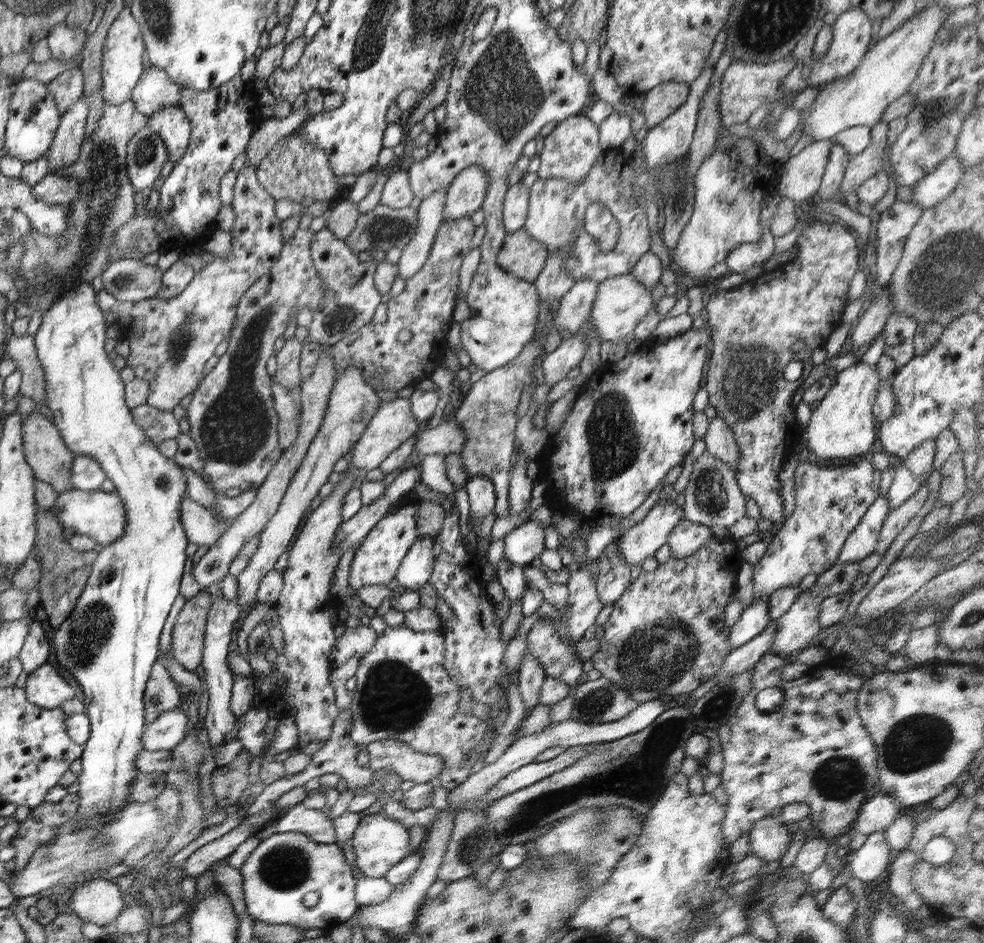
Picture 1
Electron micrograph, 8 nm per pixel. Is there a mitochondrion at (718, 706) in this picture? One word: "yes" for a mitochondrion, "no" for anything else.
yes

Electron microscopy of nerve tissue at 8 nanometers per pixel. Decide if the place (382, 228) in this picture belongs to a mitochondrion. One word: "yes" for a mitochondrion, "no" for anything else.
yes

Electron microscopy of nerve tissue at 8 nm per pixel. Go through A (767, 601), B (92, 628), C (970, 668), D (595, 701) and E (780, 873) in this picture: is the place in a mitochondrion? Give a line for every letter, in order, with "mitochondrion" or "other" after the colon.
A: other
B: mitochondrion
C: other
D: mitochondrion
E: other

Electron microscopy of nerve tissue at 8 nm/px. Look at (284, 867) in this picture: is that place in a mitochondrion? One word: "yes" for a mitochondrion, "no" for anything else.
yes

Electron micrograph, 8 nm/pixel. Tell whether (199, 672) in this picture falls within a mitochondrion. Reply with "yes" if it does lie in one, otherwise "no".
no

